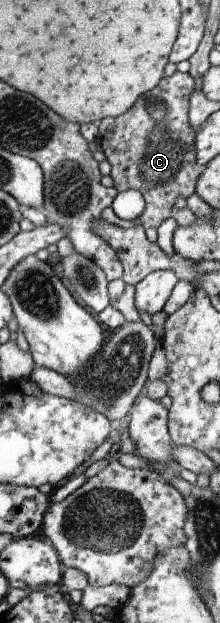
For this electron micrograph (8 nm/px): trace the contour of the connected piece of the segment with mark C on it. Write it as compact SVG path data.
M177 71L172 76L163 77L161 82L149 92L142 94L137 102L117 118L107 117L99 124L98 141L103 147L106 159L112 166L110 176L118 192L127 189L138 190L146 200L146 209L138 224L148 228L159 228L173 214L175 198L186 200L196 192L199 174L194 171L196 162L196 131L189 125L189 96L195 90L195 80L189 73Z

